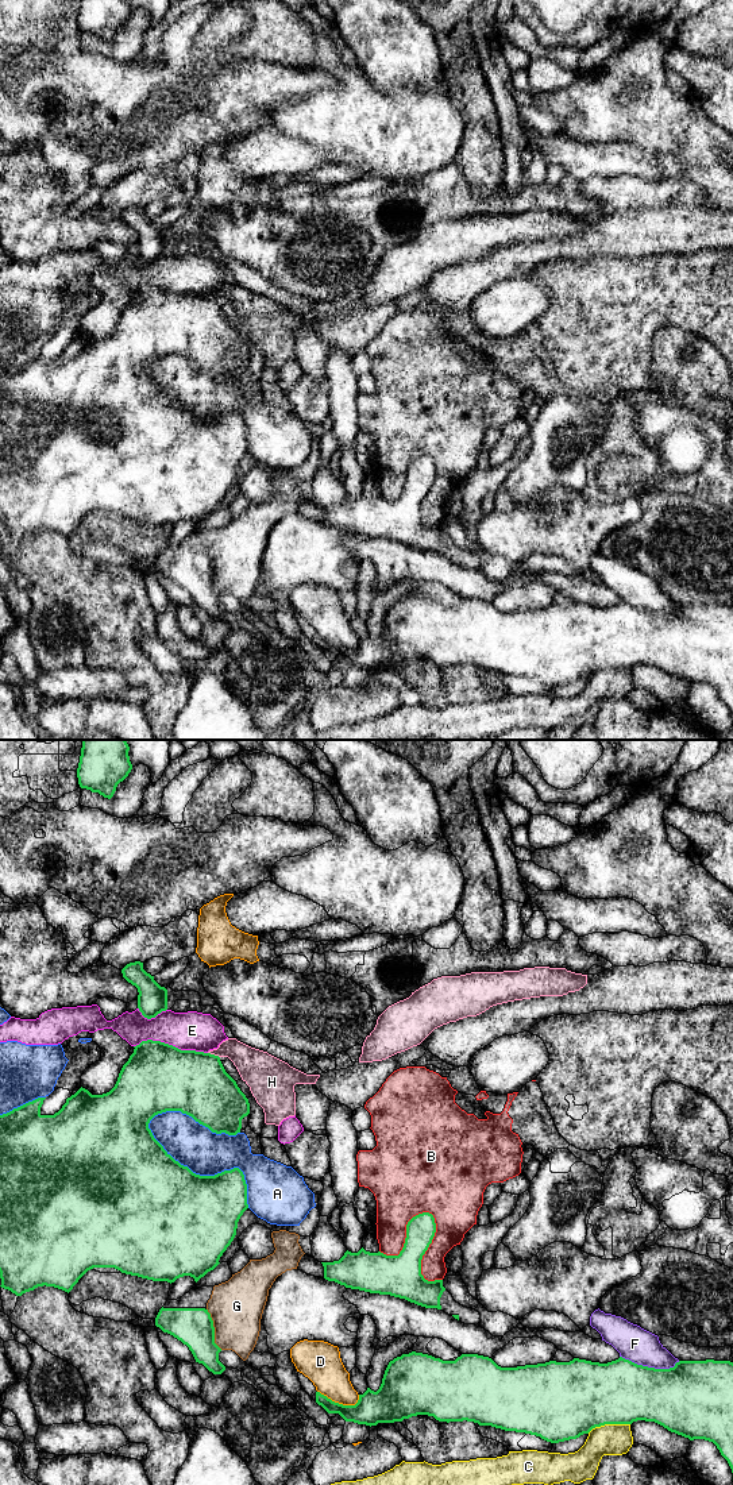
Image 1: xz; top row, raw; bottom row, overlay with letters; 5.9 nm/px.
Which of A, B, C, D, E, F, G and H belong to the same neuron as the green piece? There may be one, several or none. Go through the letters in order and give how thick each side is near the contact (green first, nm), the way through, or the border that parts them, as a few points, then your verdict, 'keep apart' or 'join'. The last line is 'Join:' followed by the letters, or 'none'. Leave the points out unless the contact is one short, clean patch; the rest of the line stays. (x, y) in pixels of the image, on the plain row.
A: 500/260 nm | keep apart
B: 260/240 nm | keep apart
C: 420/190 nm | keep apart
D: 190/220 nm | keep apart
E: 420/240 nm | keep apart
F: 380/200 nm | keep apart
G: 220/320 nm | keep apart
H: 380/200 nm | keep apart
Join: none

